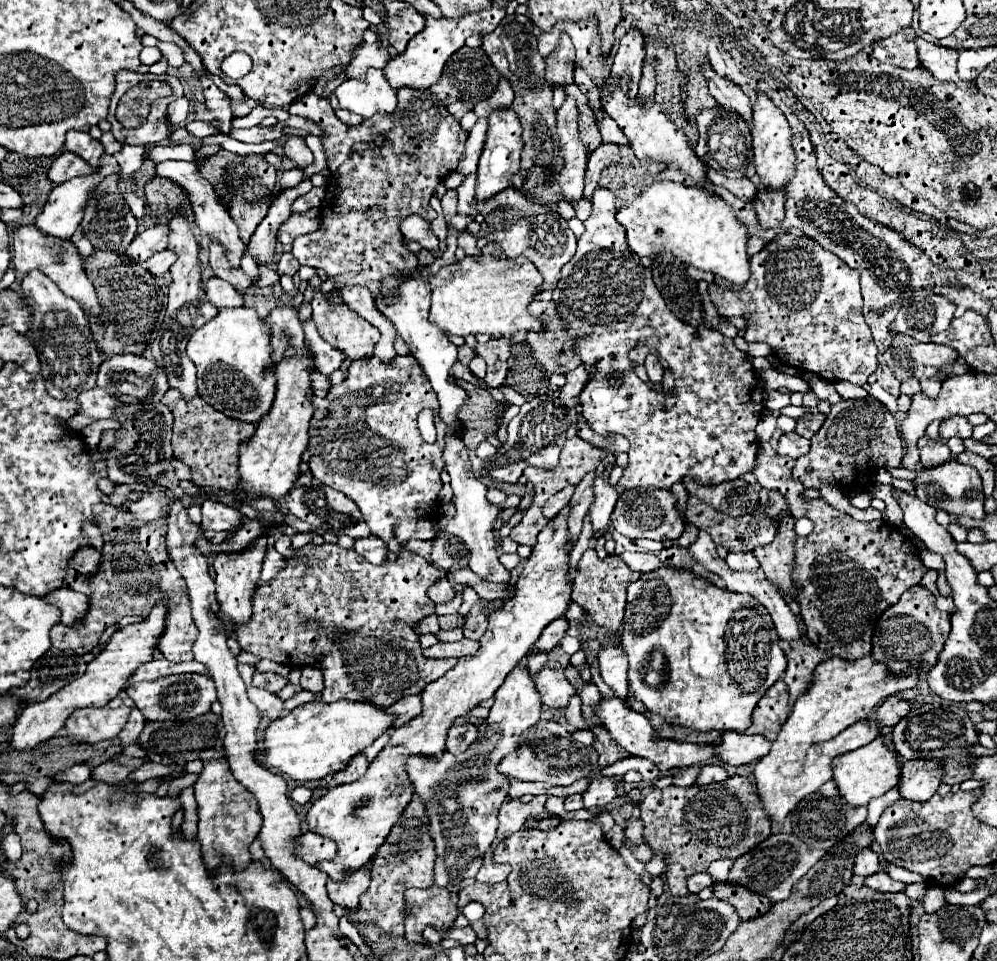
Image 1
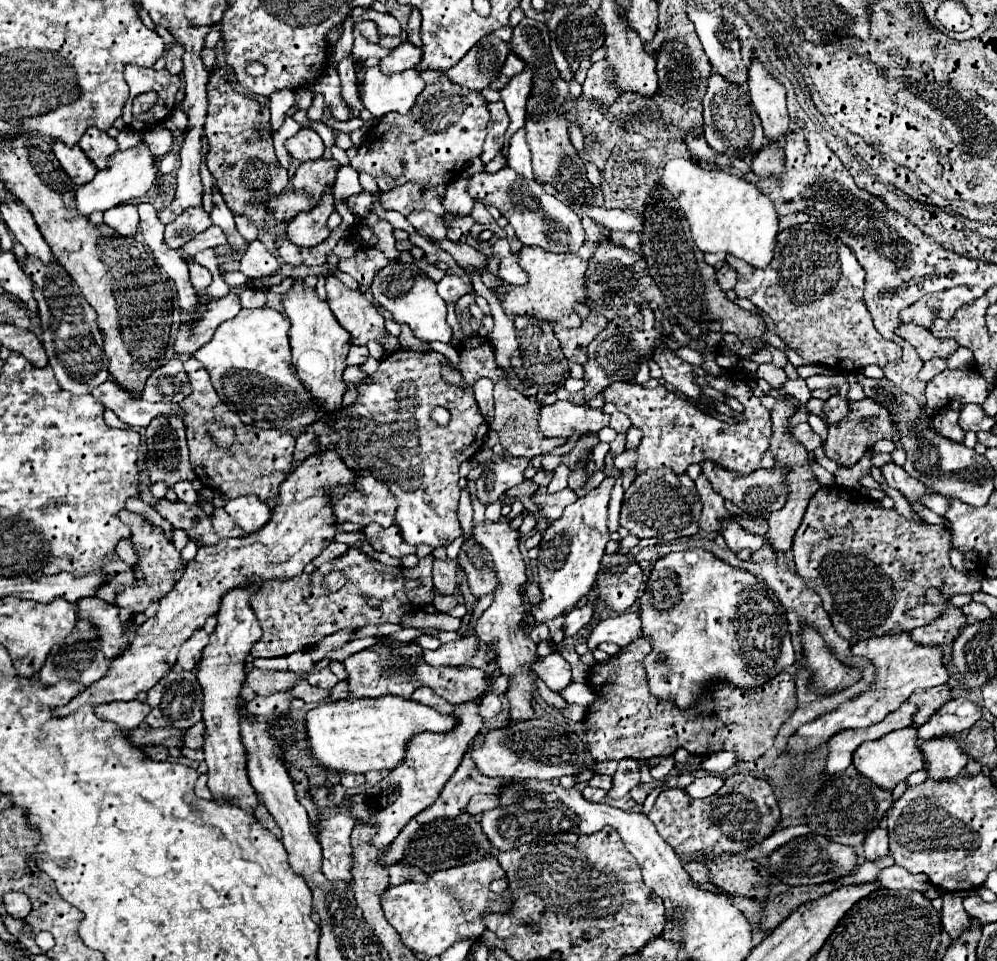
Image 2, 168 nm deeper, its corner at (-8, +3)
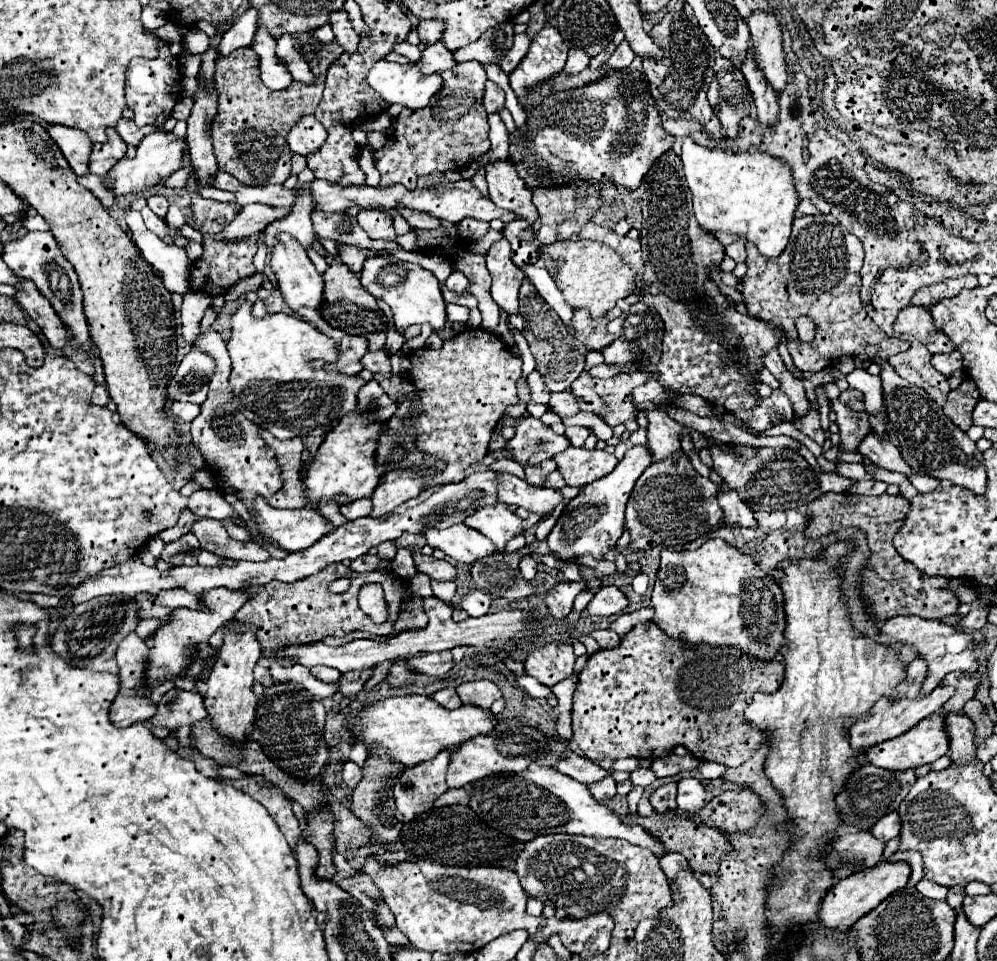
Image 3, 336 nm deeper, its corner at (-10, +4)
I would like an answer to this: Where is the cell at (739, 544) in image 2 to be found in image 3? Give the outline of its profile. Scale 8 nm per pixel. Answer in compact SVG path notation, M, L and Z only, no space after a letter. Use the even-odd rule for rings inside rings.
M721 481L721 491L717 495L717 501L725 511L725 519L723 519L725 523L737 523L741 527L757 527L757 521L749 505L737 495L737 491L727 487L725 481Z

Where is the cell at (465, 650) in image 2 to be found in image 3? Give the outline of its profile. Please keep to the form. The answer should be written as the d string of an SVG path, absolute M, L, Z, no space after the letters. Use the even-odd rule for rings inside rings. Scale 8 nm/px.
M441 651L441 653L419 653L413 655L407 663L409 671L433 675L433 677L443 677L449 669L453 667L453 657L451 651Z

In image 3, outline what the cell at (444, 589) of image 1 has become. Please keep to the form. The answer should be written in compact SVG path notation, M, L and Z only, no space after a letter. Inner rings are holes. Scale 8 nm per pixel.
M413 551L413 561L417 565L417 571L429 575L431 579L455 581L455 577L457 577L457 567L453 567L447 561L437 561L437 559L427 557L427 555L419 553L419 551Z

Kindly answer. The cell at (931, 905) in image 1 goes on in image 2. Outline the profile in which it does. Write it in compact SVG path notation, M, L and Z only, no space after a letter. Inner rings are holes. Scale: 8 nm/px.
M943 892L943 908L941 908L941 924L951 938L959 936L961 926L969 924L969 914L963 910L959 892Z

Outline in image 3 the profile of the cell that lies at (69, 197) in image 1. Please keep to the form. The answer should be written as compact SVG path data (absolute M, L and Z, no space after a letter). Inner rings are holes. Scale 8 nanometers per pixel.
M153 131L149 135L143 137L141 145L137 147L137 155L135 159L121 159L107 177L113 177L115 181L115 189L111 189L113 195L117 197L125 197L125 195L135 195L135 193L143 193L151 187L157 185L157 181L161 181L159 177L169 177L171 173L179 171L183 167L183 155L185 155L185 137L175 137L173 133L167 131Z

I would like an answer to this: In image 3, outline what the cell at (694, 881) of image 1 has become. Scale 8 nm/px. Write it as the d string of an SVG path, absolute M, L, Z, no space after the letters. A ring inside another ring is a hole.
M665 853L665 855L659 859L659 867L665 871L667 879L673 881L673 877L675 877L681 869L685 869L685 867L689 867L689 865L687 865L687 859L681 857L681 853Z

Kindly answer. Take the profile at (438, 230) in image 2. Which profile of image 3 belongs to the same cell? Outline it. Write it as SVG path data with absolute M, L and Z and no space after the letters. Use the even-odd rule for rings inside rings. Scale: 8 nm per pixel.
M397 205L397 209L401 211L401 215L409 221L409 225L413 227L413 229L437 229L437 225L439 225L439 221L437 221L437 217L433 217L433 215L429 215L429 213L421 213L421 211L413 211L413 209L407 209L405 205Z

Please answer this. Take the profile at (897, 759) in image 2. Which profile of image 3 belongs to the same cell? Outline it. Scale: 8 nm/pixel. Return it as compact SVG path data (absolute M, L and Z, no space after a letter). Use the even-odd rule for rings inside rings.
M935 713L933 717L927 717L925 721L921 721L921 725L915 725L913 729L909 729L909 733L903 733L897 739L889 739L889 741L883 741L879 745L869 747L867 759L869 759L869 763L873 763L881 769L903 771L909 767L919 767L923 763L933 763L947 753L949 753L949 735L945 729L945 715Z

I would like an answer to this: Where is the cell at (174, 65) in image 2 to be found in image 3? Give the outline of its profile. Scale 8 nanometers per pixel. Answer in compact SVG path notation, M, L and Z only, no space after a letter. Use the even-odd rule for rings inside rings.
M191 27L189 29L189 33L185 35L185 39L183 39L183 45L193 53L193 55L197 55L197 53L205 53L207 49L209 49L209 35L207 33L203 33L203 31L197 31L197 27Z

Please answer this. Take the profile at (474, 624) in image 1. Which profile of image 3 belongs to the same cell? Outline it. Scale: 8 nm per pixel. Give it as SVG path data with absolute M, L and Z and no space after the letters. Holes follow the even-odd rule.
M497 503L477 509L471 517L465 519L465 525L489 537L499 551L505 551L505 543L511 537L519 535L523 529L531 529L541 519L543 515L539 513L531 513L527 519L519 519L515 513L509 511L505 503Z

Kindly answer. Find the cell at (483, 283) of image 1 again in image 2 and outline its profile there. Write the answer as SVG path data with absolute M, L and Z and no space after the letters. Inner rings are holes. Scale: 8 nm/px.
M523 246L519 252L519 266L527 272L529 282L525 286L509 284L505 286L503 298L499 298L499 304L507 316L529 316L537 320L557 322L567 328L581 326L579 316L573 312L573 306L577 302L583 302L583 276L587 262L581 260L575 254L551 254L545 250L539 250L535 246Z

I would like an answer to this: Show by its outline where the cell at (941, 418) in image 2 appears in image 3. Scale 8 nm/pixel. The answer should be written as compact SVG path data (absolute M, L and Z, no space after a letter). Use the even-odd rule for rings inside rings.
M965 377L963 383L955 391L949 393L943 411L949 415L949 419L961 431L967 431L973 425L971 413L973 413L973 407L977 405L979 399L981 399L981 395L979 395L979 389L977 389L975 381L971 377Z

